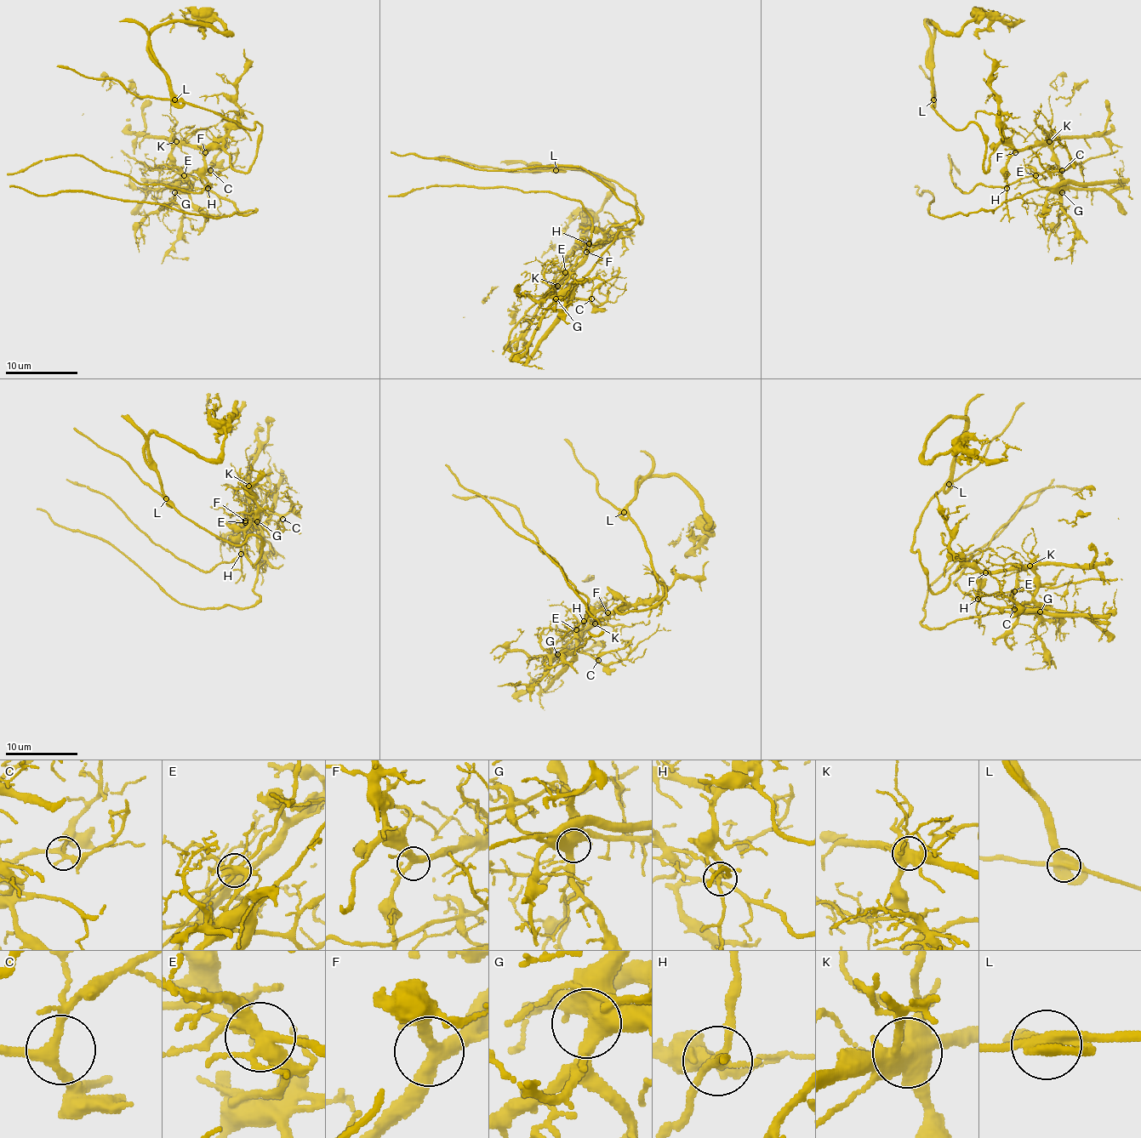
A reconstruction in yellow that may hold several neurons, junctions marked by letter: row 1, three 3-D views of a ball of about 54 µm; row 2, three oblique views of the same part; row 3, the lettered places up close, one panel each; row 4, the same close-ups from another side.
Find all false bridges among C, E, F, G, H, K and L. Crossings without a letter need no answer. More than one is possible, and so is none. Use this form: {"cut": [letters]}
{"cut": ["E", "H", "K", "L"]}

